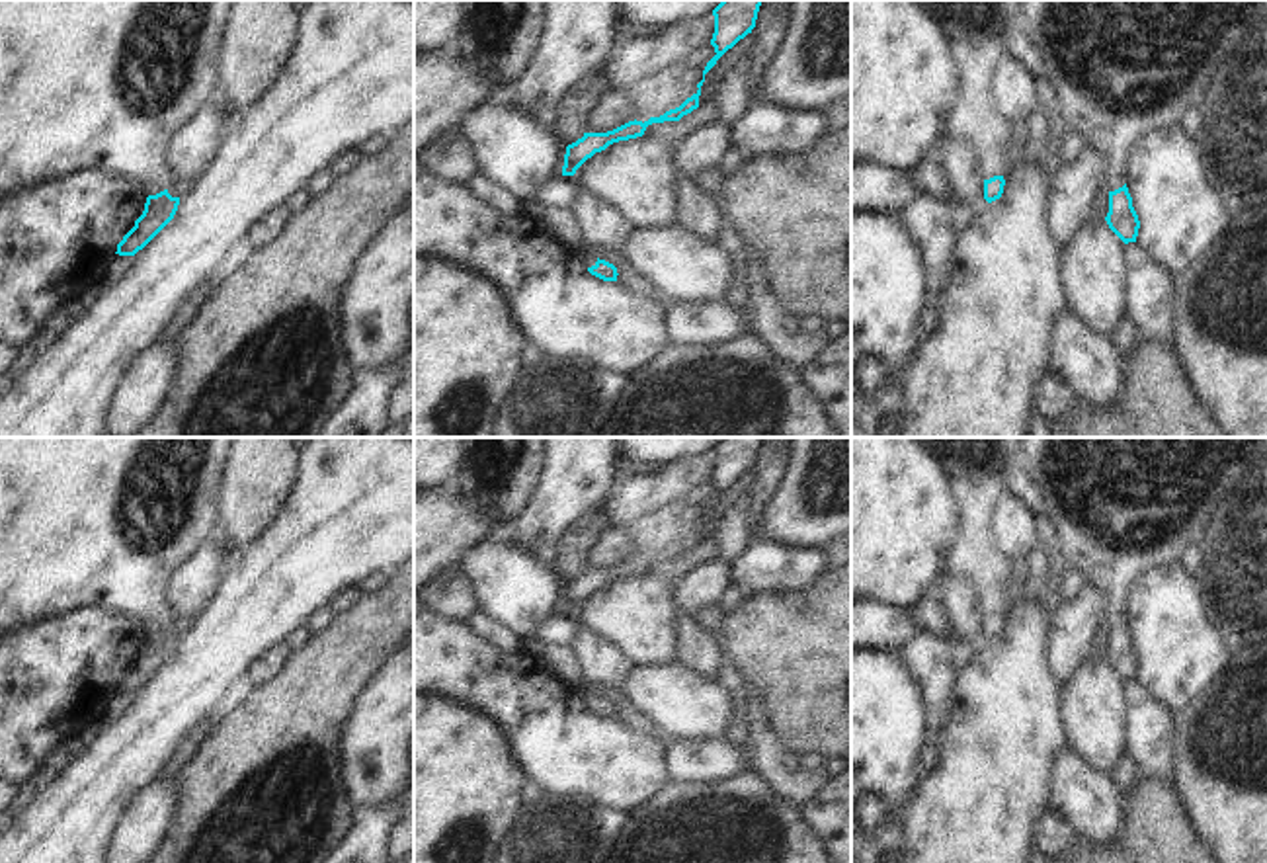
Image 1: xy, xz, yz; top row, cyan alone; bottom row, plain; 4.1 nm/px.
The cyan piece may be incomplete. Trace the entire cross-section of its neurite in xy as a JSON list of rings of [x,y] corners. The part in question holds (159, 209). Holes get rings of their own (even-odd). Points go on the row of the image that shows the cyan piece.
[[[0,0],[0,197],[78,172],[103,172],[137,180],[146,189],[146,203],[135,226],[117,244],[119,256],[135,256],[176,215],[180,197],[168,193],[174,184],[166,150],[176,133],[207,103],[217,88],[221,37],[234,0]]]

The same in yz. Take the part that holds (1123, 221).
[[[1023,0],[1019,21],[1046,62],[1058,88],[1058,113],[1105,156],[1109,228],[1136,242],[1140,221],[1126,187],[1128,150],[1146,135],[1183,123],[1183,115],[1208,92],[1210,80],[1234,47],[1249,43],[1267,20],[1267,0]]]

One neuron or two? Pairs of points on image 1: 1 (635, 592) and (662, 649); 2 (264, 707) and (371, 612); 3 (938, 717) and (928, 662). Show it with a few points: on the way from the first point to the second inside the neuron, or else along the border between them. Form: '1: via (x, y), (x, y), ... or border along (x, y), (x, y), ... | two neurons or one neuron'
1: via (635, 606), (649, 635) | one neuron
2: via (291, 696), (348, 639) | one neuron
3: via (938, 703), (936, 676) | one neuron

